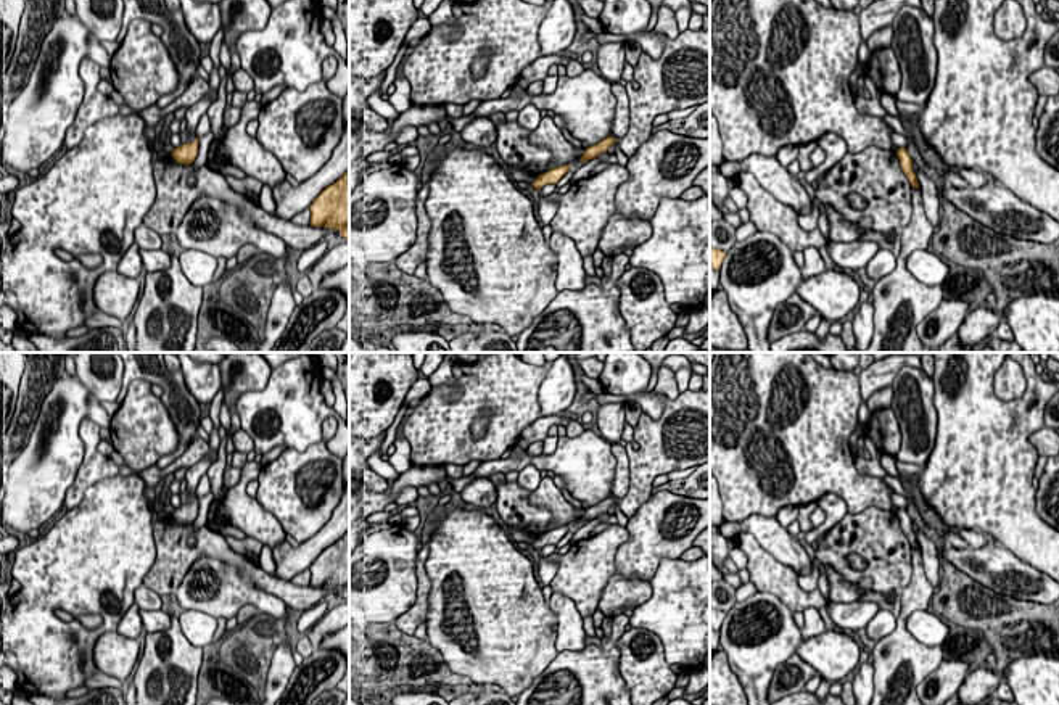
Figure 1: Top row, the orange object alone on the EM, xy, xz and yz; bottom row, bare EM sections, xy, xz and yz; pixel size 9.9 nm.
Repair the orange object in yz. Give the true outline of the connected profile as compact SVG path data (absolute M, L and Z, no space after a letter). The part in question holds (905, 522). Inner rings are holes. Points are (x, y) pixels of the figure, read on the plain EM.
M898 509L896 517L900 520L900 526L901 526L904 536L908 538L911 547L919 549L917 538L913 531L913 520L909 518L908 510L906 509Z

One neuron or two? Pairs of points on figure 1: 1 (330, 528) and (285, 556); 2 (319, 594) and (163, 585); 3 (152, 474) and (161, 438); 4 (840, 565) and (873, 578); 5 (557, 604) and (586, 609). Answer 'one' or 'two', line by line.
1: one
2: one
3: two
4: one
5: two

